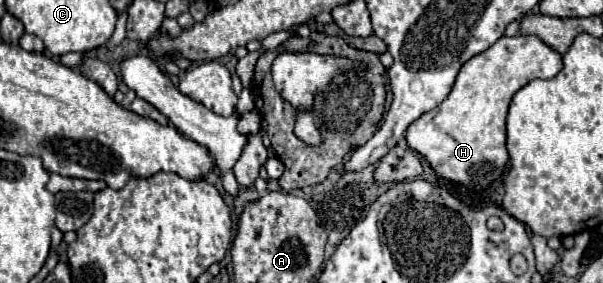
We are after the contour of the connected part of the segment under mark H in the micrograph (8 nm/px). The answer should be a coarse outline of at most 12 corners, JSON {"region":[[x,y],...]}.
{"region":[[538,36],[470,58],[406,130],[438,178],[482,192],[508,164],[512,96],[562,70]]}

